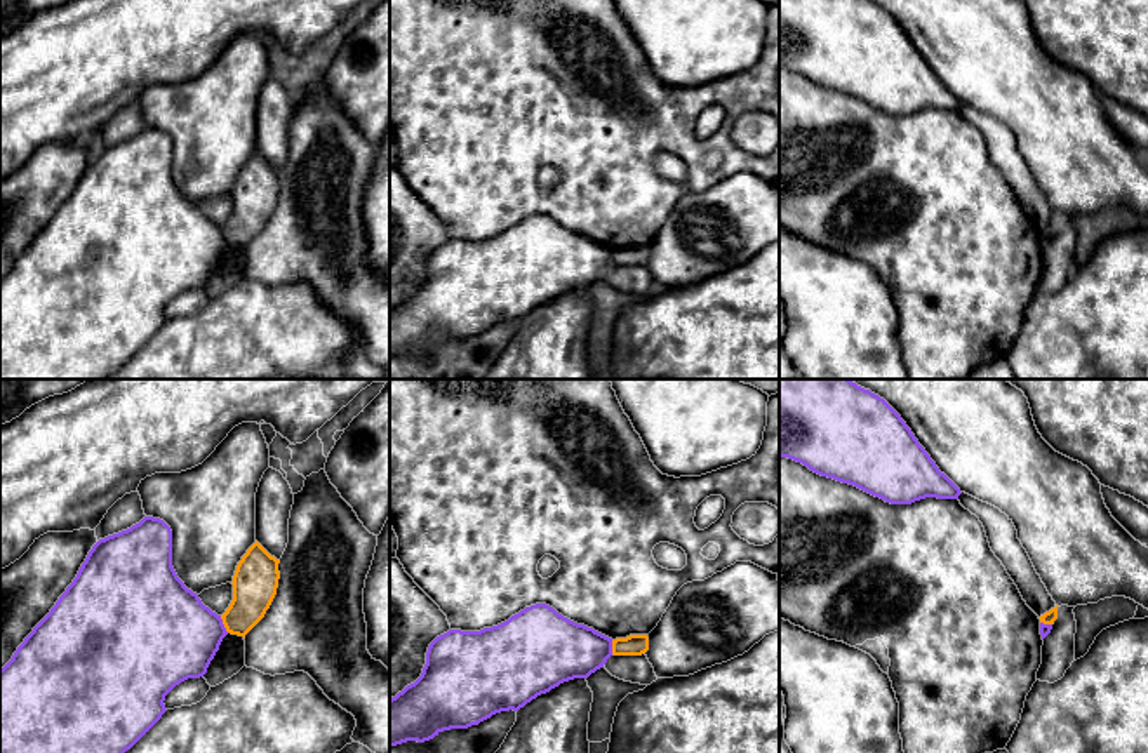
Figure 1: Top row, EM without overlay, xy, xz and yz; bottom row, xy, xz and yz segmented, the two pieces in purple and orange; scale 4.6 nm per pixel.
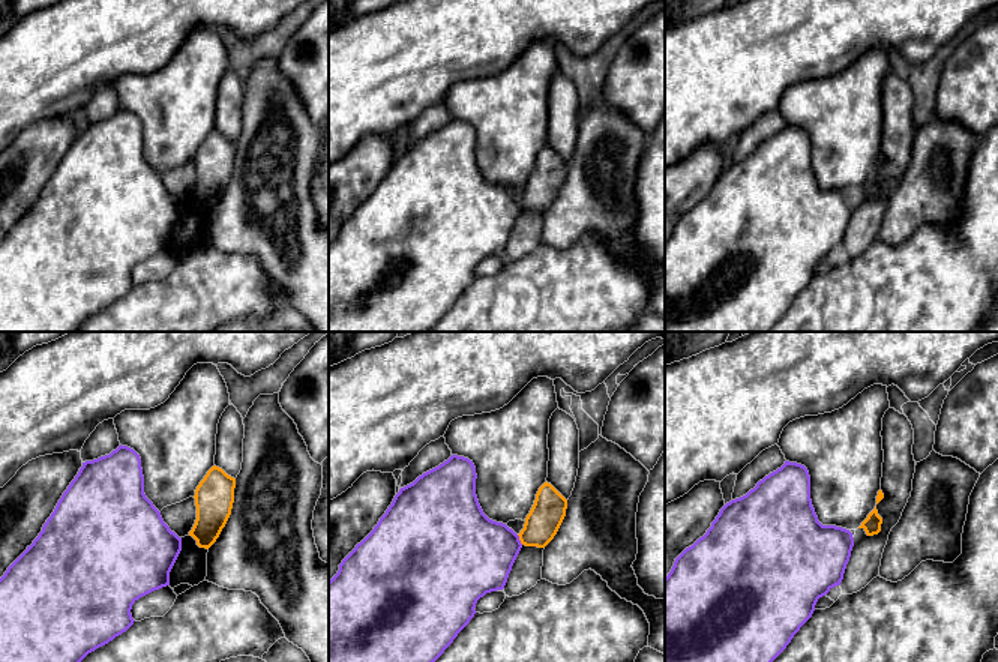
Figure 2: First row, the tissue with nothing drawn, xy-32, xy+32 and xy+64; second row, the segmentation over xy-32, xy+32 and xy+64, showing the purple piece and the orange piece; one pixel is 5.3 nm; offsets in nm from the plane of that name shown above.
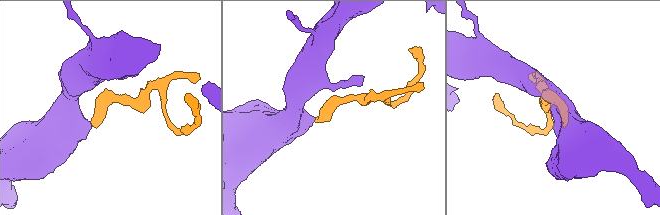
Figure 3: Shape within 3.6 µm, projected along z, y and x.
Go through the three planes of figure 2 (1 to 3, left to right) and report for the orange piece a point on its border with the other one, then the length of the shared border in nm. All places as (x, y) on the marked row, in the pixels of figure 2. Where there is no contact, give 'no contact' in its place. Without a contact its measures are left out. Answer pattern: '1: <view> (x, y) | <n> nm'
1: no contact
2: xy+32 (518, 539) | 70 nm
3: no contact

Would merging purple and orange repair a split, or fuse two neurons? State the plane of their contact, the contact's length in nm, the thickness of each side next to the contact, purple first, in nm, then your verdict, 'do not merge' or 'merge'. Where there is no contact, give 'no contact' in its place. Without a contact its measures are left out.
meets purple in xy; contact 90 nm long; 420 nm thick on the purple side, 200 nm on the other; do not merge

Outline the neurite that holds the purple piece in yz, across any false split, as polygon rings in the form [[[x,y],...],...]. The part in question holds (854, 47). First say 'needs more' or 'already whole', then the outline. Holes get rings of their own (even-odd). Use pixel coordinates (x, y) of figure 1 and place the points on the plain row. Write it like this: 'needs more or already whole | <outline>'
already whole | [[[779,0],[779,68],[891,115],[911,115],[925,108],[958,110],[962,104],[901,26],[870,0]]]

